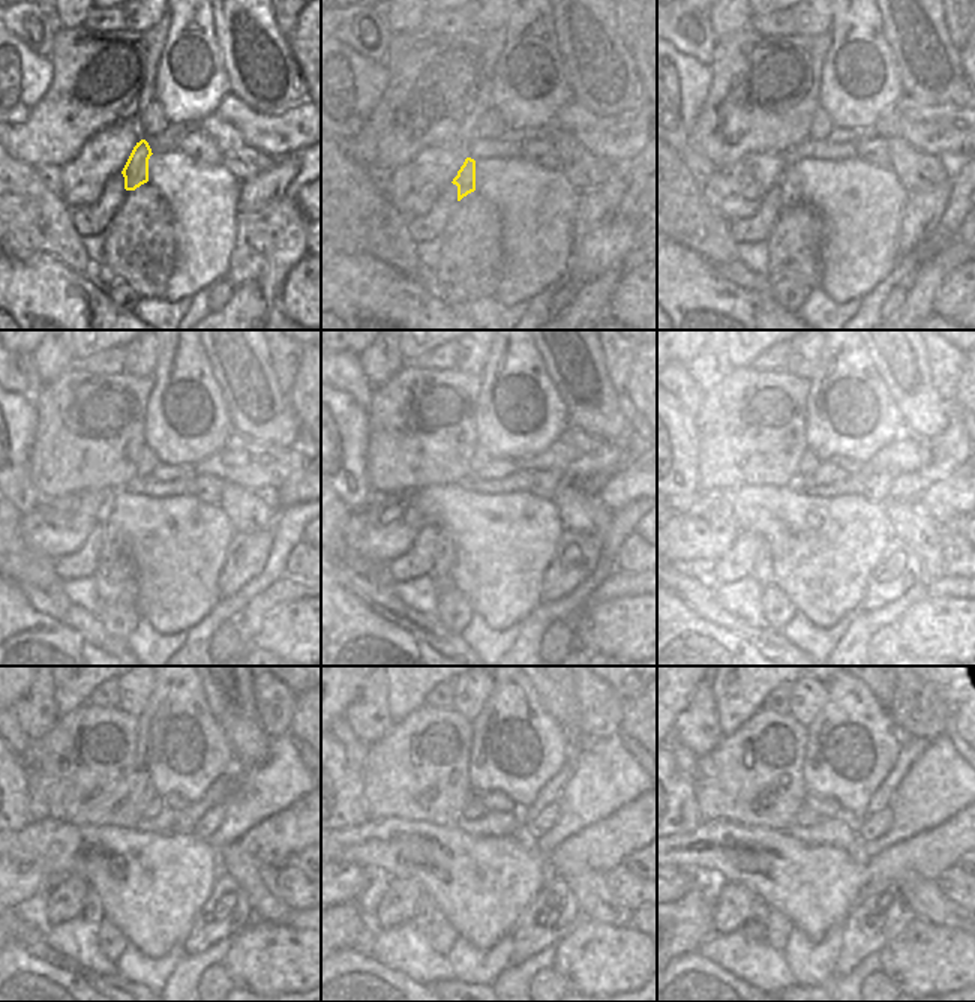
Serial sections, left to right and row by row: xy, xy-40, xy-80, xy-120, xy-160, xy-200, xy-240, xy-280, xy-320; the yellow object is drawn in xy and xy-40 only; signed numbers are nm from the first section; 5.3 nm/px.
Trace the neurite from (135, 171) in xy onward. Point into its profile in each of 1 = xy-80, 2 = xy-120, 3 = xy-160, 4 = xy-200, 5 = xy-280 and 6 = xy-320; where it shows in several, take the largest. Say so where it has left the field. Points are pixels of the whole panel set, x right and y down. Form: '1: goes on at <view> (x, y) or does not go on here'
1: goes on at xy-80 (791, 194)
2: goes on at xy-120 (113, 545)
3: goes on at xy-160 (440, 573)
4: goes on at xy-200 (762, 572)
5: goes on at xy-280 (426, 908)
6: goes on at xy-320 (755, 926)

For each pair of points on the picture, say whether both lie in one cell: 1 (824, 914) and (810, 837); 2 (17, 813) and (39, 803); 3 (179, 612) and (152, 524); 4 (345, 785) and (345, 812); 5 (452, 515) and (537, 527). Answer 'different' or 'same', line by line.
1: different
2: different
3: same
4: same
5: same

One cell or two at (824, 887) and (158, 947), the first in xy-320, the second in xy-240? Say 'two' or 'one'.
one

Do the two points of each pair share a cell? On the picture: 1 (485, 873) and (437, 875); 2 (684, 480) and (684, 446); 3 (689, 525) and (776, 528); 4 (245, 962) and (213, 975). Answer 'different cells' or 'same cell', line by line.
1: same cell
2: same cell
3: different cells
4: different cells

